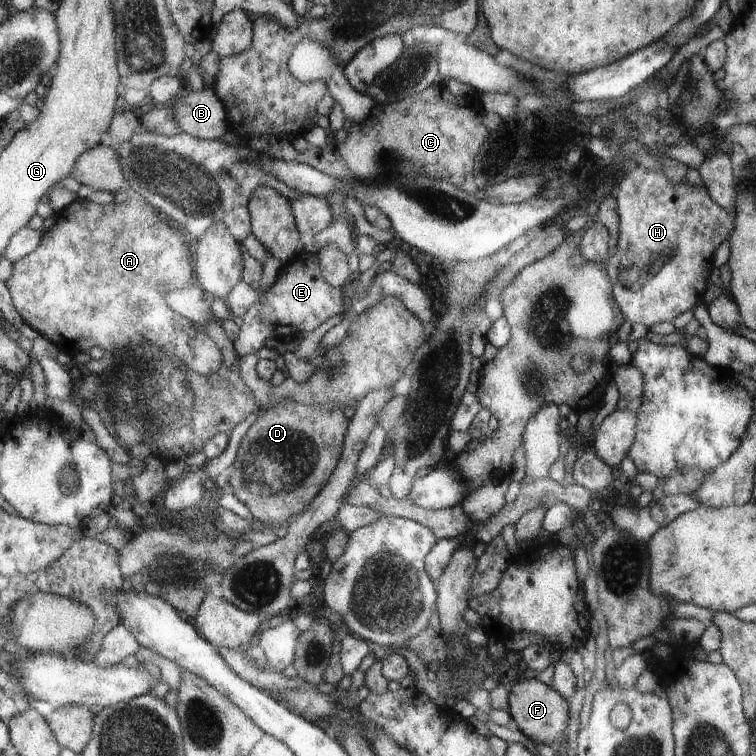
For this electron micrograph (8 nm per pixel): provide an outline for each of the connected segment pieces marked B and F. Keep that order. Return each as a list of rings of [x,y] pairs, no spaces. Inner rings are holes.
[[[206,87],[202,91],[185,89],[173,106],[183,133],[217,140],[231,128],[226,104],[213,88]]]
[[[535,678],[515,680],[509,684],[508,708],[513,728],[517,728],[533,743],[551,745],[551,742],[559,742],[565,738],[563,730],[567,726],[568,706],[555,689],[541,683]]]

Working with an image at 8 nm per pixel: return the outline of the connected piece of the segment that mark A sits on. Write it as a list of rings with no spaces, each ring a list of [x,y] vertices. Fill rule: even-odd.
[[[135,196],[129,197],[122,203],[108,203],[102,205],[101,202],[93,202],[86,199],[77,199],[71,206],[67,206],[65,210],[60,210],[56,213],[55,226],[49,231],[44,233],[41,244],[36,251],[25,256],[21,260],[14,263],[13,272],[7,280],[7,284],[12,294],[13,306],[17,309],[17,312],[25,319],[28,326],[35,329],[39,334],[47,337],[49,340],[53,340],[53,332],[57,332],[62,336],[69,344],[71,352],[81,352],[81,350],[91,350],[93,346],[101,346],[103,350],[107,350],[107,353],[111,352],[111,346],[115,346],[115,350],[123,350],[127,346],[135,346],[143,340],[147,342],[155,342],[159,344],[159,348],[162,348],[167,352],[171,352],[171,355],[187,364],[187,366],[200,375],[212,375],[222,368],[224,363],[223,349],[206,333],[200,332],[200,328],[192,322],[191,319],[183,318],[182,314],[175,312],[174,308],[171,308],[165,298],[157,296],[153,286],[157,284],[157,280],[169,280],[169,286],[175,286],[171,284],[171,280],[185,280],[185,278],[191,278],[193,274],[196,274],[195,268],[193,268],[193,251],[189,248],[189,240],[185,242],[181,238],[181,230],[178,225],[172,223],[169,219],[167,221],[161,220],[157,209],[148,203],[143,197]]]

